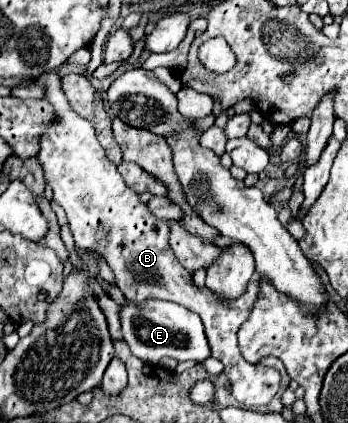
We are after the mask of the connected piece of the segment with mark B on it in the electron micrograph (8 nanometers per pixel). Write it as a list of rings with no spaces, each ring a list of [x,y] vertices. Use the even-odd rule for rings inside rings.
[[[43,73],[35,83],[47,87],[47,101],[51,101],[59,113],[59,121],[51,125],[47,137],[41,141],[37,159],[43,165],[47,185],[55,193],[53,201],[57,201],[67,213],[77,247],[91,249],[91,245],[103,245],[103,257],[113,269],[117,287],[123,291],[127,301],[139,305],[141,301],[155,297],[175,301],[197,313],[205,325],[205,335],[209,339],[213,357],[225,363],[225,375],[231,381],[233,397],[243,405],[269,405],[279,391],[279,371],[261,367],[259,363],[247,363],[237,345],[237,329],[249,319],[253,303],[259,297],[259,281],[251,279],[245,293],[231,301],[223,301],[207,287],[195,287],[193,275],[183,269],[183,265],[179,265],[177,257],[171,253],[167,221],[159,221],[147,209],[147,205],[141,205],[139,195],[125,185],[117,167],[107,159],[105,149],[99,145],[93,125],[89,125],[89,121],[81,119],[71,109],[61,89],[61,77],[57,73]]]

